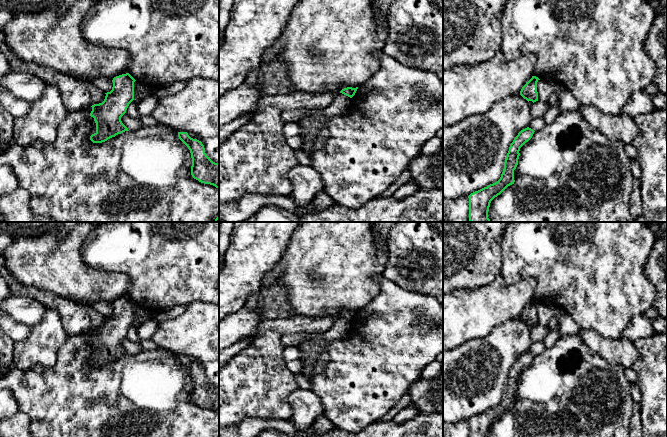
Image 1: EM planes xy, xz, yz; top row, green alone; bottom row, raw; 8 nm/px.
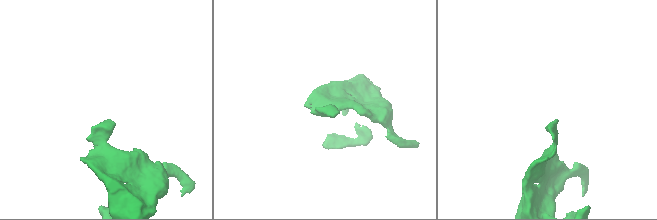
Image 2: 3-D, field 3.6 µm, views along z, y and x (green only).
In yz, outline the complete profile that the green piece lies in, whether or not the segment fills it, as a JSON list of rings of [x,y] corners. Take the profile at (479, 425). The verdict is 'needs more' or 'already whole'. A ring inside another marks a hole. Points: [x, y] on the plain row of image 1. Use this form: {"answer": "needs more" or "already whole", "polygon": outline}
{"answer": "already whole", "polygon": [[[527,351],[518,357],[510,368],[500,403],[468,420],[469,437],[488,437],[491,425],[508,410],[514,408],[514,394],[518,389],[520,372],[532,362],[534,356],[533,353]]]}

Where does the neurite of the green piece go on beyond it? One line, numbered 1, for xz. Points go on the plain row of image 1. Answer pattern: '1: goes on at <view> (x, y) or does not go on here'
1: does not go on here

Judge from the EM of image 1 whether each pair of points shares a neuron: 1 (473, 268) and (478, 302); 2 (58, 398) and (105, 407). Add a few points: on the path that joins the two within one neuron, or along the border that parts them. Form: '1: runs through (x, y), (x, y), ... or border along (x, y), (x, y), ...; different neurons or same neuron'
1: border along (496, 276), (491, 282), (475, 289), (453, 291); different neurons
2: runs through (70, 405), (93, 407); same neuron

